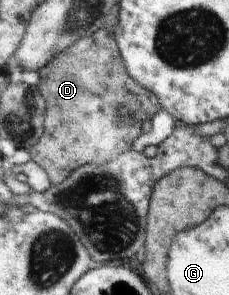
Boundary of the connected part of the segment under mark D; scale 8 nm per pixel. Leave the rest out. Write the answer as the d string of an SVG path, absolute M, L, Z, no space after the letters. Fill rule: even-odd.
M106 28L97 30L92 36L76 42L72 48L60 52L37 72L38 90L42 96L46 96L46 136L41 136L38 144L34 144L34 148L30 148L29 153L31 160L46 171L52 185L68 179L68 174L76 171L78 166L102 164L110 158L114 160L116 156L128 152L134 140L142 134L142 122L163 110L154 92L140 86L128 75L117 42ZM118 108L126 108L134 122L124 124L116 116Z

